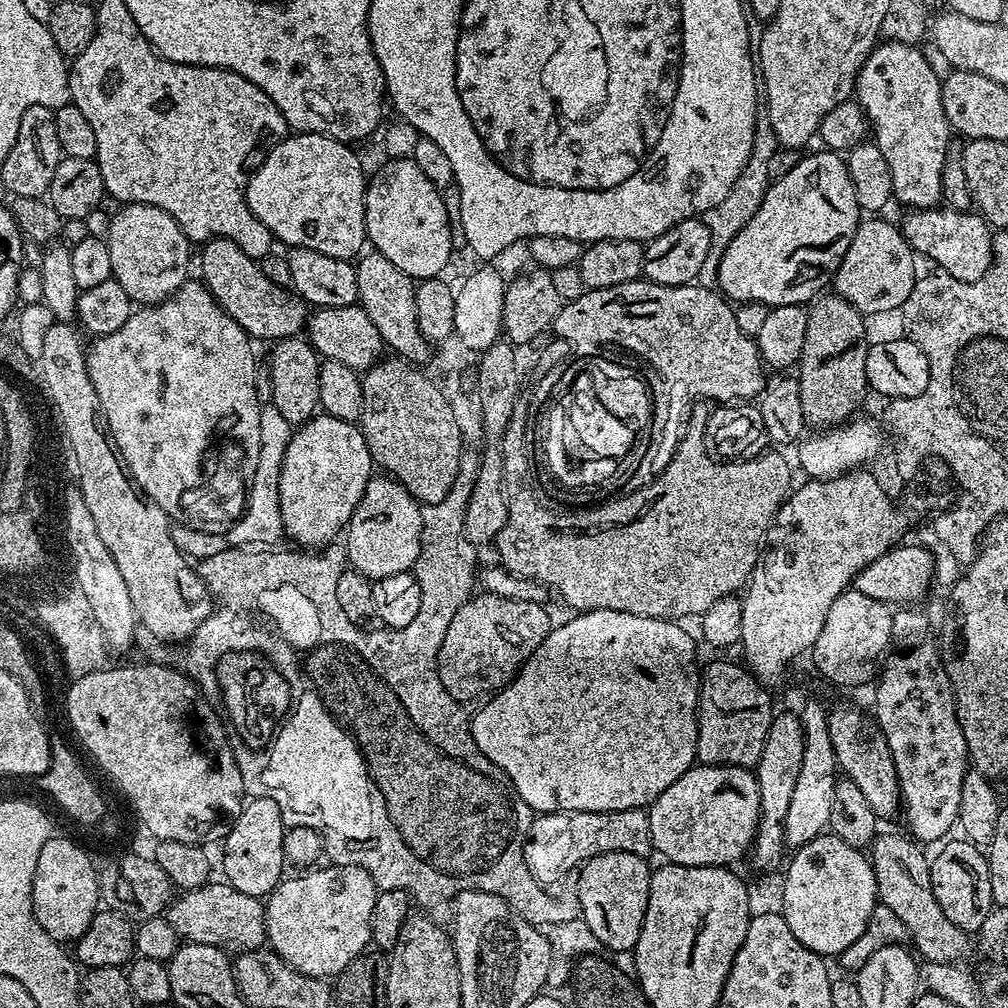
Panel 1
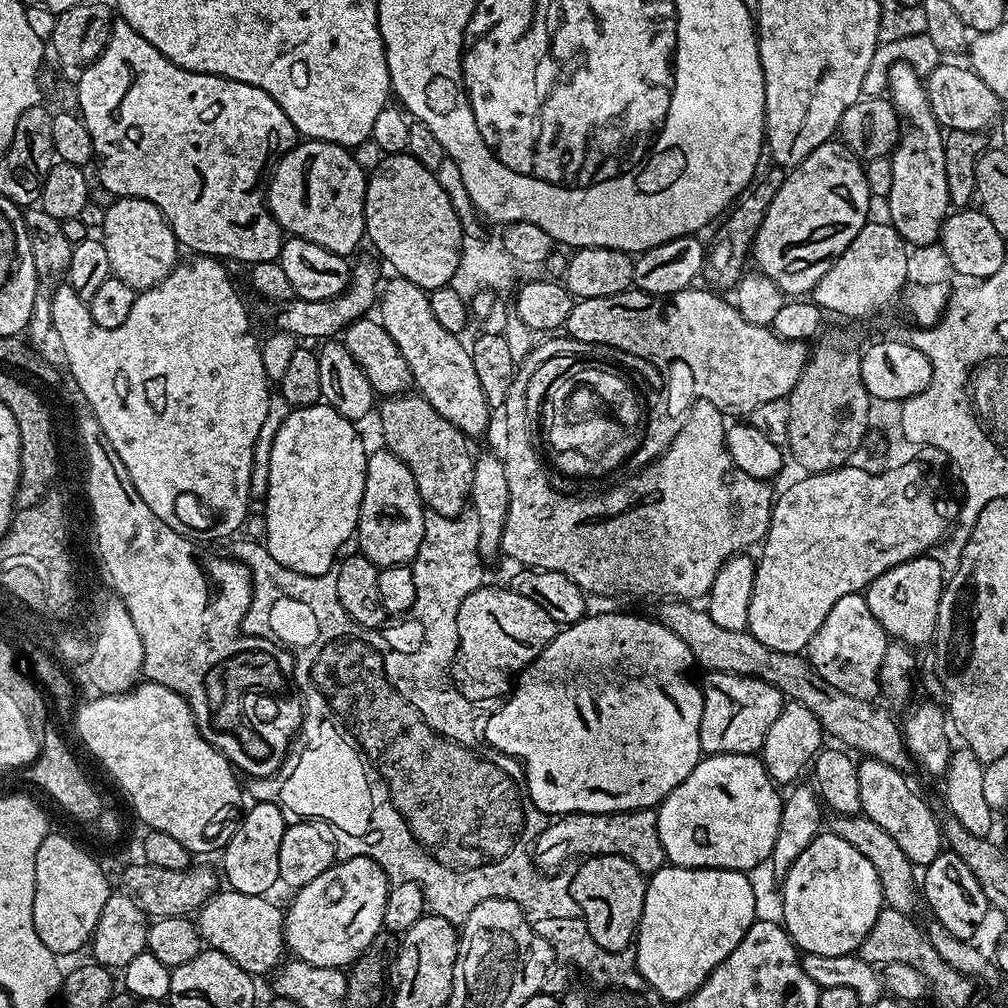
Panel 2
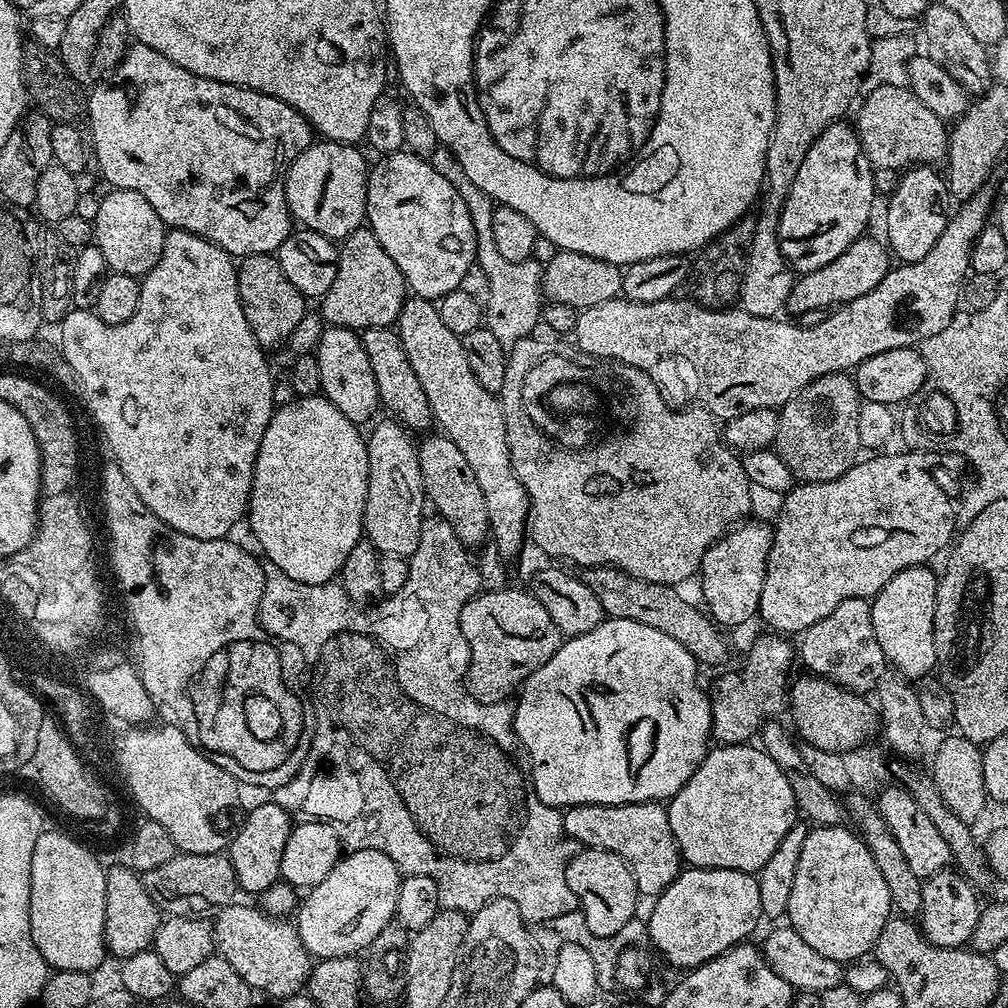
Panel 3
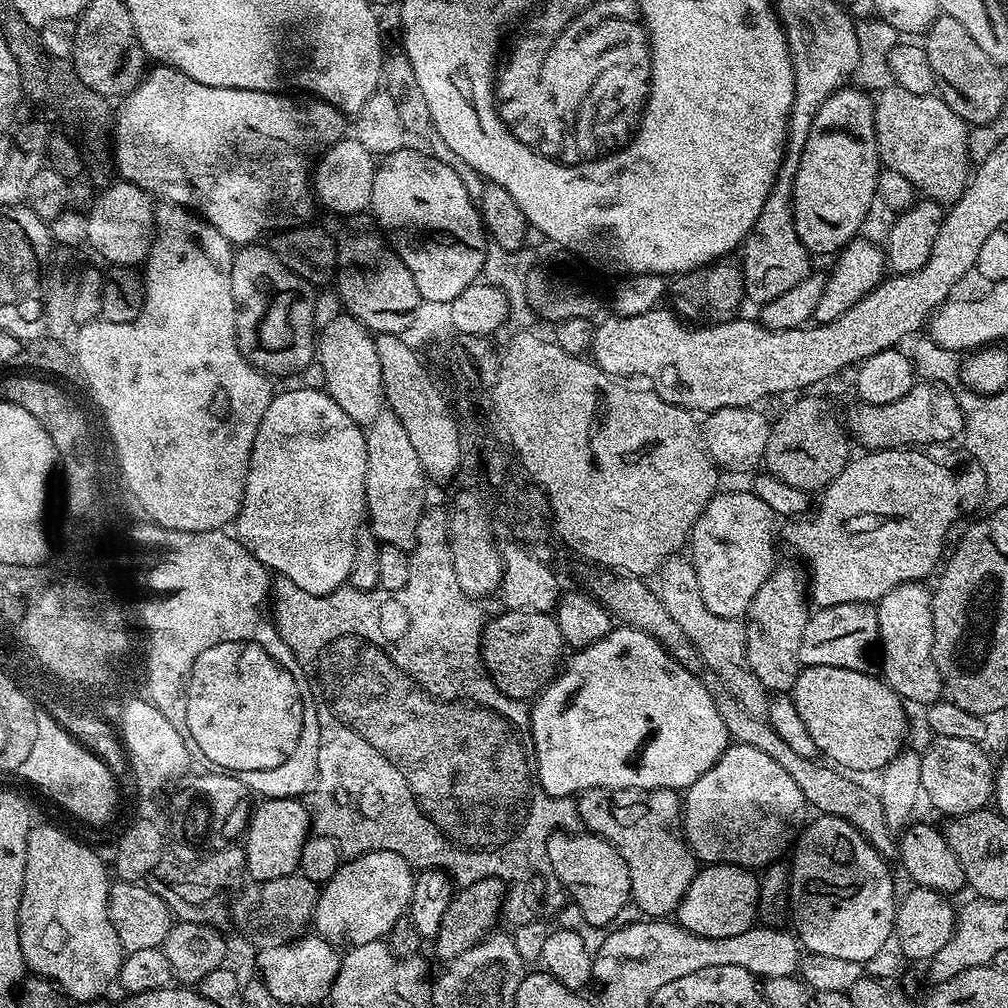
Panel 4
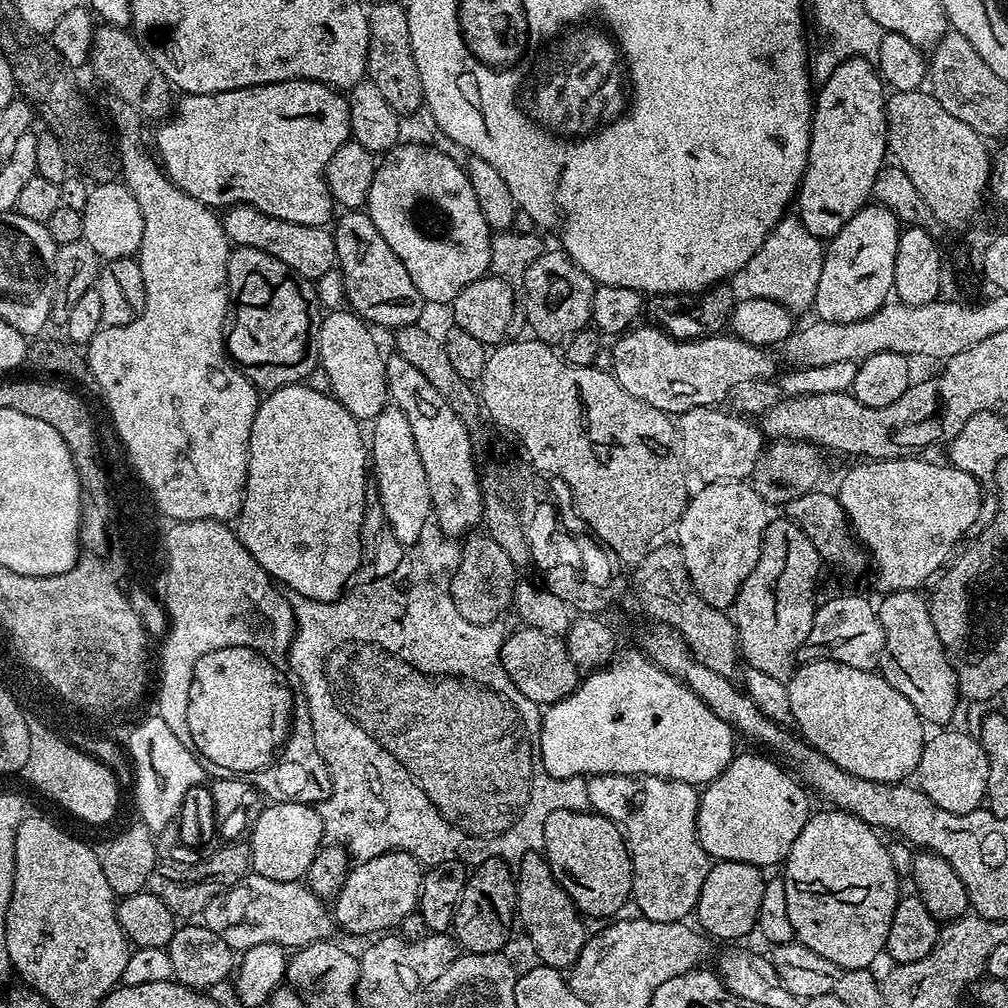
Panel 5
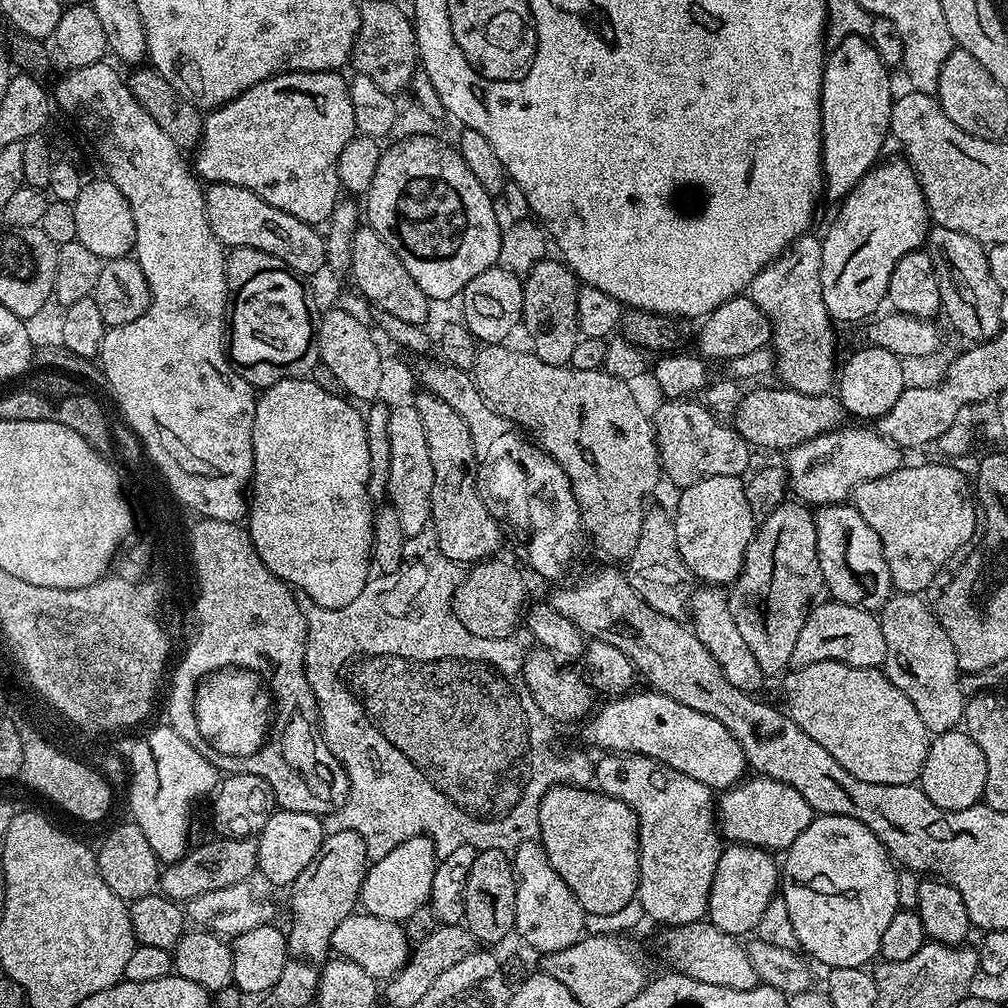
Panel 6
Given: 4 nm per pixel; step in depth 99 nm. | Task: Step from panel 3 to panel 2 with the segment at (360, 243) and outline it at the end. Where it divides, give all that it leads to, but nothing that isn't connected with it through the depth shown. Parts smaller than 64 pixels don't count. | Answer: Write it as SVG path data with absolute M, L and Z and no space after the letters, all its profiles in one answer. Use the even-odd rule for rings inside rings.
M360 260L357 264L353 263L348 273L347 286L342 290L342 294L338 294L334 298L329 300L293 298L287 301L281 307L284 309L280 312L279 327L301 341L312 342L308 340L316 340L315 342L324 342L329 338L339 337L344 329L349 328L356 320L365 319L371 313L368 311L371 308L373 311L377 307L378 293L382 288L380 272L376 269L377 261L373 260Z

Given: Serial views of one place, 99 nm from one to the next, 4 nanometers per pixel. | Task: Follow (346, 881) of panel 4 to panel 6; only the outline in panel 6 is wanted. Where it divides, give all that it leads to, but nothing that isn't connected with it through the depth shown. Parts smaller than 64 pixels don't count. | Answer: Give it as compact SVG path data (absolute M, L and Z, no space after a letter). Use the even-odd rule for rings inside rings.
M415 836L390 850L386 858L369 867L362 882L359 907L374 918L403 922L414 910L425 907L432 898L434 870L438 863L436 848L429 836Z

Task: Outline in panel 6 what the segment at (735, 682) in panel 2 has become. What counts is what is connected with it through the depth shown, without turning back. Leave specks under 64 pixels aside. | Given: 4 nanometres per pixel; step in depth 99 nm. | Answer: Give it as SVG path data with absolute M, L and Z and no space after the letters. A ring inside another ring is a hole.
M803 502L782 503L757 527L748 543L744 569L740 572L740 579L735 581L735 588L736 593L733 591L728 601L730 614L734 614L734 623L738 625L738 634L742 634L746 646L750 646L750 654L754 654L754 662L758 662L765 677L779 677L791 665L798 634L802 634L802 626L817 599L816 591L822 588L816 518L809 505Z

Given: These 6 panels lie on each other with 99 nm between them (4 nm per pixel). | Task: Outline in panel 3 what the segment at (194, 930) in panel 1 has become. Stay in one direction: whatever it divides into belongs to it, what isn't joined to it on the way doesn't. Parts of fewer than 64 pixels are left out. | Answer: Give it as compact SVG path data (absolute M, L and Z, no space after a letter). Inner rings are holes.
M233 902L215 913L215 951L226 958L226 962L230 962L230 966L234 966L238 974L242 974L244 981L253 990L273 996L273 1001L279 1002L287 996L303 993L308 976L312 973L314 960L297 936L295 923L269 916L259 907L256 908Z

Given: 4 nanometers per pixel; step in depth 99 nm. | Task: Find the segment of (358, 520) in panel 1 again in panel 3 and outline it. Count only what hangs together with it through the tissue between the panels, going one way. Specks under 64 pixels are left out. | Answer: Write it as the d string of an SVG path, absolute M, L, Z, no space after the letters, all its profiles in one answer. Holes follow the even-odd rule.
M387 418L372 433L367 433L368 446L368 489L366 490L366 506L364 507L363 535L379 552L385 556L402 556L411 558L414 550L418 550L420 541L420 525L425 519L426 497L422 470L416 453L417 445L412 444L409 429L395 419Z

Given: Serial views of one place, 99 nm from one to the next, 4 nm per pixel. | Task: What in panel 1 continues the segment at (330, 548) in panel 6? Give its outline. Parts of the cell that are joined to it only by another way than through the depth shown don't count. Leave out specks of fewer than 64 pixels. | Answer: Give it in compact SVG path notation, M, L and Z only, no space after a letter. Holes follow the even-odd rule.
M317 414L293 431L278 478L283 535L304 550L320 550L343 533L368 481L374 475L372 455L353 421Z

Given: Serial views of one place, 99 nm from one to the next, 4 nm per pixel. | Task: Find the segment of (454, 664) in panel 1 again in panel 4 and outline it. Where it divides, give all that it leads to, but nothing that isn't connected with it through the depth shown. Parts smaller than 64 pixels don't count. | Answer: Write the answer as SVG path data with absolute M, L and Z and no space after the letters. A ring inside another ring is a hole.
M501 611L494 615L494 622L483 628L480 638L480 655L484 658L484 670L491 676L494 686L502 694L515 700L531 701L540 695L541 690L549 684L562 664L560 648L565 647L560 636L555 615L547 612L513 612Z

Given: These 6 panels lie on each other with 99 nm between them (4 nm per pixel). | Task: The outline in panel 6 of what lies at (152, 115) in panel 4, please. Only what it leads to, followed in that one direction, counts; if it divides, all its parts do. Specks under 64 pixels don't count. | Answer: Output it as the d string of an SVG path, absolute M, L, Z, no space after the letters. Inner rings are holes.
M287 72L271 76L238 94L221 108L211 109L204 116L204 133L195 149L194 171L208 184L242 186L258 198L270 202L286 214L294 214L302 222L323 225L332 217L332 211L342 196L338 178L338 154L346 142L357 135L354 122L354 102L350 102L348 80L334 72Z

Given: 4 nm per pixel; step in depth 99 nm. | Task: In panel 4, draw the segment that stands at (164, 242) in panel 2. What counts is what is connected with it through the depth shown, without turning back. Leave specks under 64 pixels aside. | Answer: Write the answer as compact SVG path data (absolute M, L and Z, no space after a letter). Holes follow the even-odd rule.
M113 182L97 195L92 209L87 212L90 222L90 234L87 247L93 248L108 266L140 266L148 259L148 251L152 249L152 238L156 235L156 213L153 197L138 186L127 182Z

